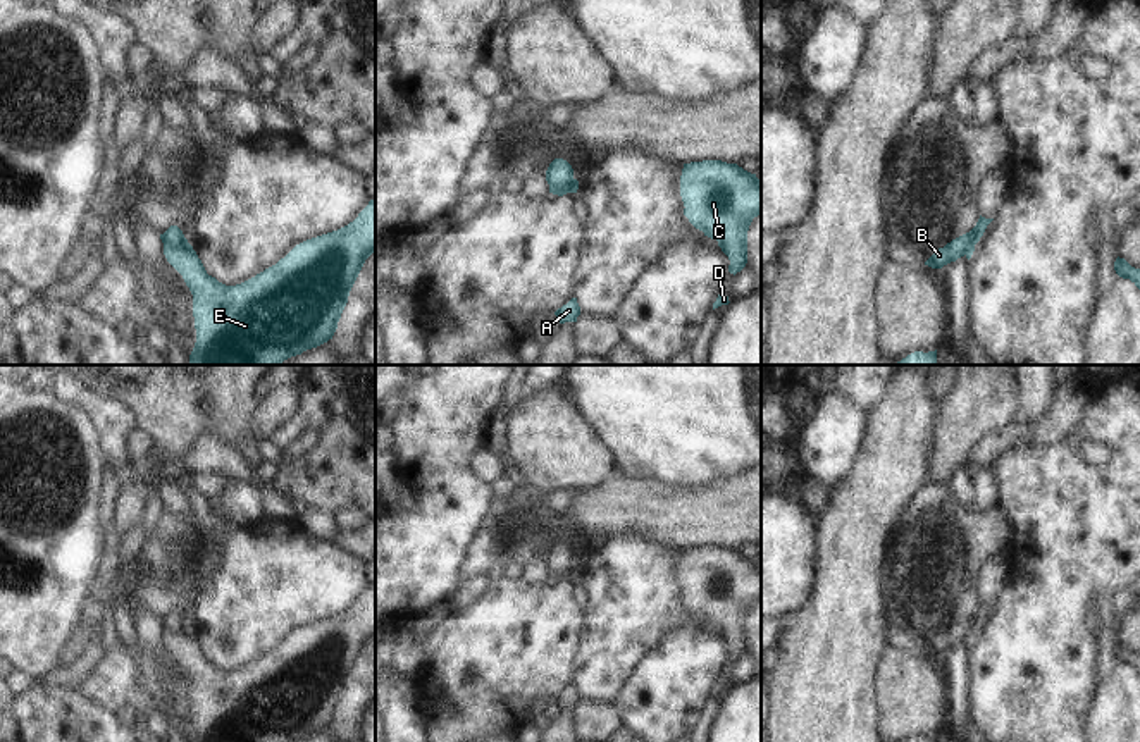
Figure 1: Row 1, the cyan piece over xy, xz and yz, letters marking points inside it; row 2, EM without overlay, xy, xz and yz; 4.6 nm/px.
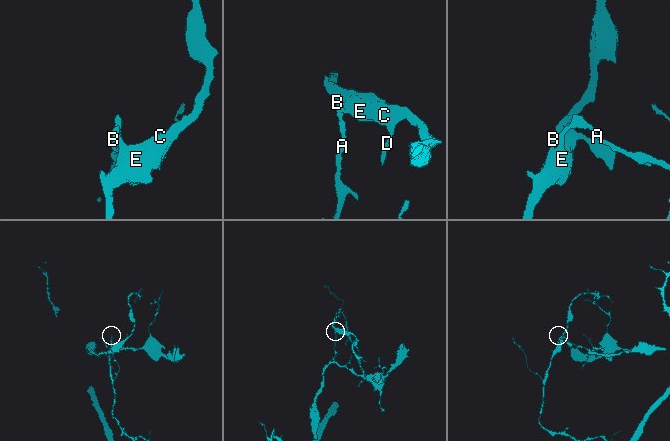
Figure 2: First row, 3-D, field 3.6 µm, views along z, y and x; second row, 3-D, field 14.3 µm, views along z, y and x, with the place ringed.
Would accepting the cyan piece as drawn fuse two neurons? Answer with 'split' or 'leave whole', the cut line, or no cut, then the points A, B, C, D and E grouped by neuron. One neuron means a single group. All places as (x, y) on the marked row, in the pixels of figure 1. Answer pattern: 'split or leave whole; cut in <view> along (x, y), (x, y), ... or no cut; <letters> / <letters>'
split; cut in xz along (574, 179), (567, 186), (550, 188); A B / C D E

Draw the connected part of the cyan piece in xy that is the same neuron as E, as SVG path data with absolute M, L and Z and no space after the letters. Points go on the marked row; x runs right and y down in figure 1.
M370 200L348 226L296 244L276 265L236 286L226 286L208 275L189 243L164 246L167 262L183 275L193 294L196 343L189 355L189 365L281 365L291 356L327 343L338 329L353 284L372 253L375 253L375 200Z

